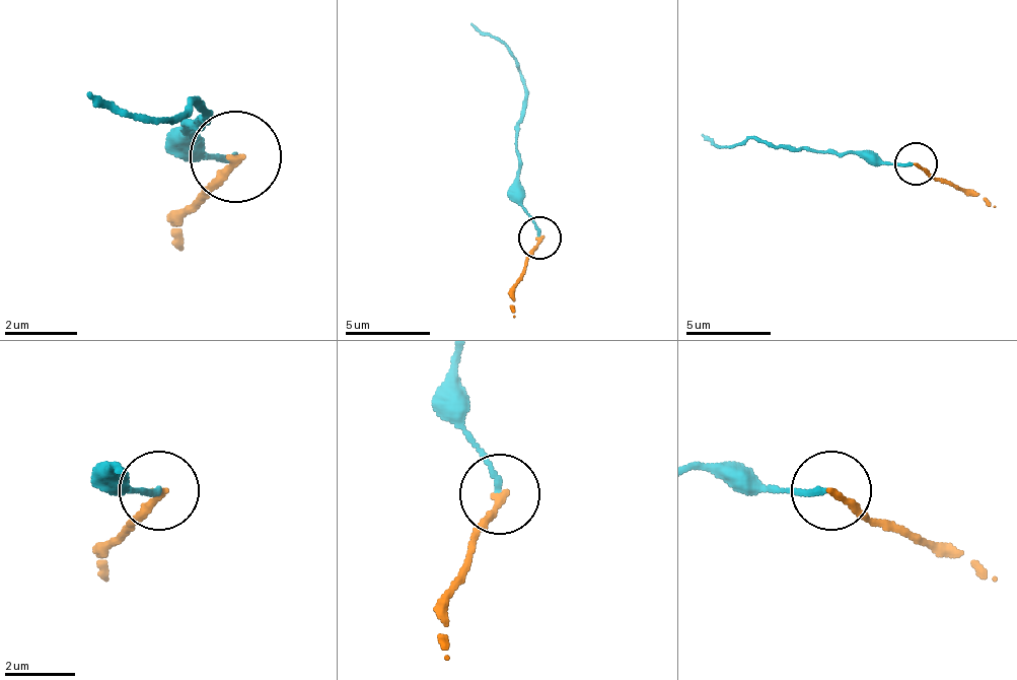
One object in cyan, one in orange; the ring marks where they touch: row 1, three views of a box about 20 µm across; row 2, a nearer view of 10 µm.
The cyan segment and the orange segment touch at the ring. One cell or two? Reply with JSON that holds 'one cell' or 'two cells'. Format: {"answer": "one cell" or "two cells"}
{"answer": "one cell"}

